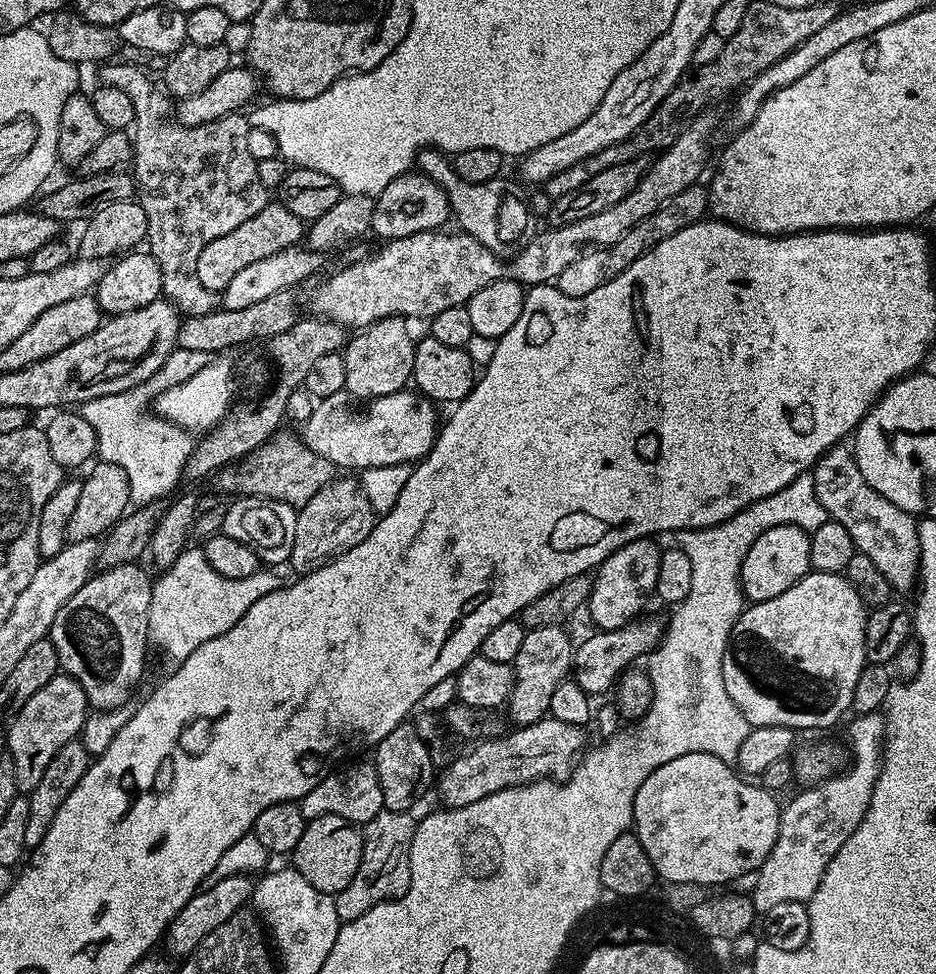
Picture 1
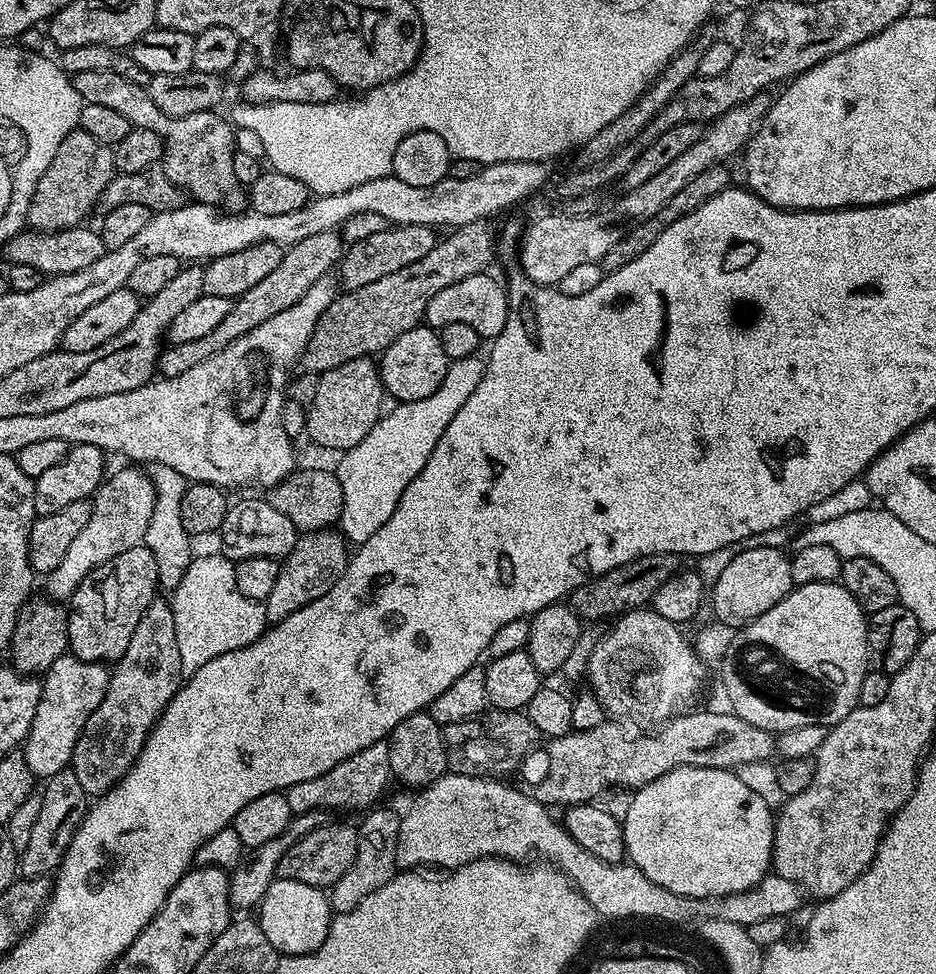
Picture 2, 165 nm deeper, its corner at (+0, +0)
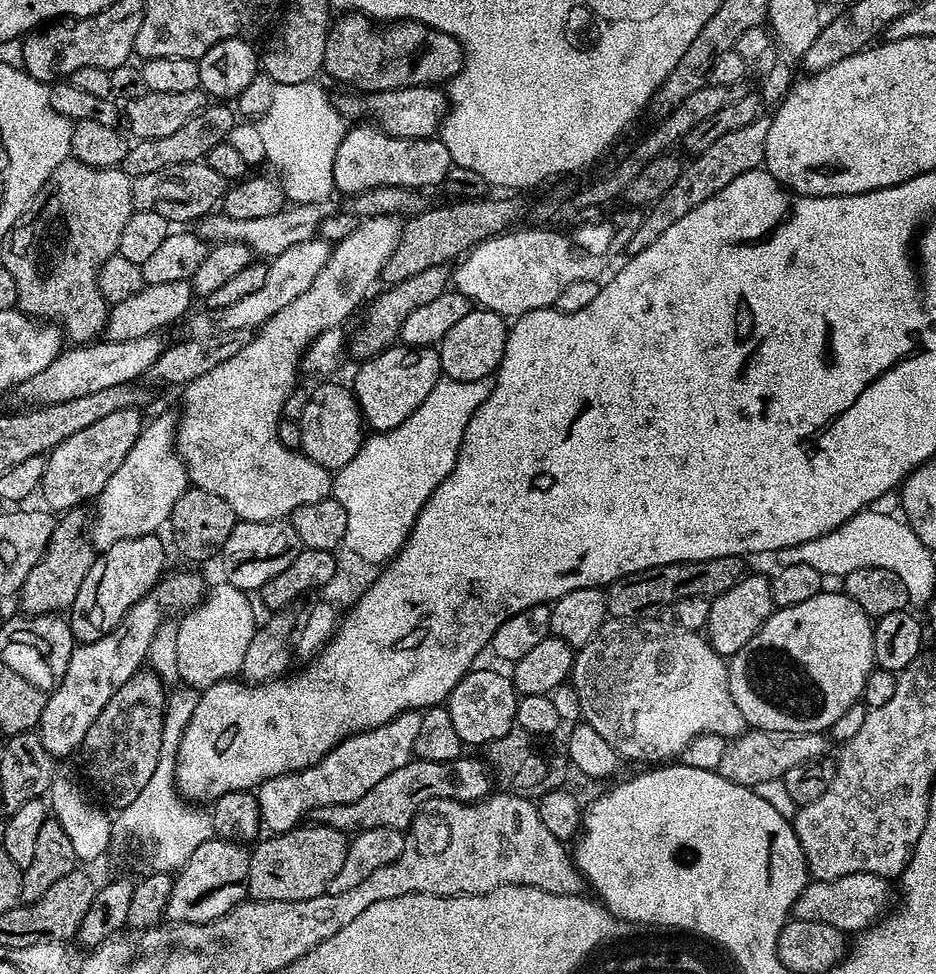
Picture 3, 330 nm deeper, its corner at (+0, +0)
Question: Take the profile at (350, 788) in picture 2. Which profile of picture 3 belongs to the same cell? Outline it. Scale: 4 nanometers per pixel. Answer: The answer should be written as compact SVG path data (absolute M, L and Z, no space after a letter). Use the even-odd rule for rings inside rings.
M416 710L399 712L377 728L346 737L316 764L264 781L255 789L261 825L272 834L289 832L316 808L358 802L358 798L362 798L362 794L366 794L366 790L371 790L377 782L382 782L386 774L398 770L398 766L406 766L406 762L413 759L414 738L418 738L420 717L421 713Z

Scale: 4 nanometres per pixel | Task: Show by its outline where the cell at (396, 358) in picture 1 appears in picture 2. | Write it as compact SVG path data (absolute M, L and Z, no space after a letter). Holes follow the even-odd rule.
M363 356L354 358L354 362L346 362L342 366L334 366L334 370L319 373L318 394L314 394L314 402L307 405L308 431L307 439L312 439L320 448L333 448L336 454L346 452L349 448L358 446L375 424L381 420L386 393L380 380L380 369L375 359Z

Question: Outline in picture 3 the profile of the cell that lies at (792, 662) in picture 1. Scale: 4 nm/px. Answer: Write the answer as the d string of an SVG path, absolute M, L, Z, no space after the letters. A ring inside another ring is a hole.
M822 590L814 598L806 598L806 602L798 602L798 606L776 608L767 622L754 634L754 638L750 638L750 642L746 642L746 646L742 646L742 650L738 650L738 654L731 657L728 664L730 694L734 698L738 710L742 710L745 725L770 730L771 732L824 732L831 729L832 724L837 722L838 718L841 718L851 704L857 703L863 697L866 678L872 673L874 667L872 659L873 621L864 613L862 606L858 606L858 602L854 602L850 597L845 596L843 591L828 591Z

